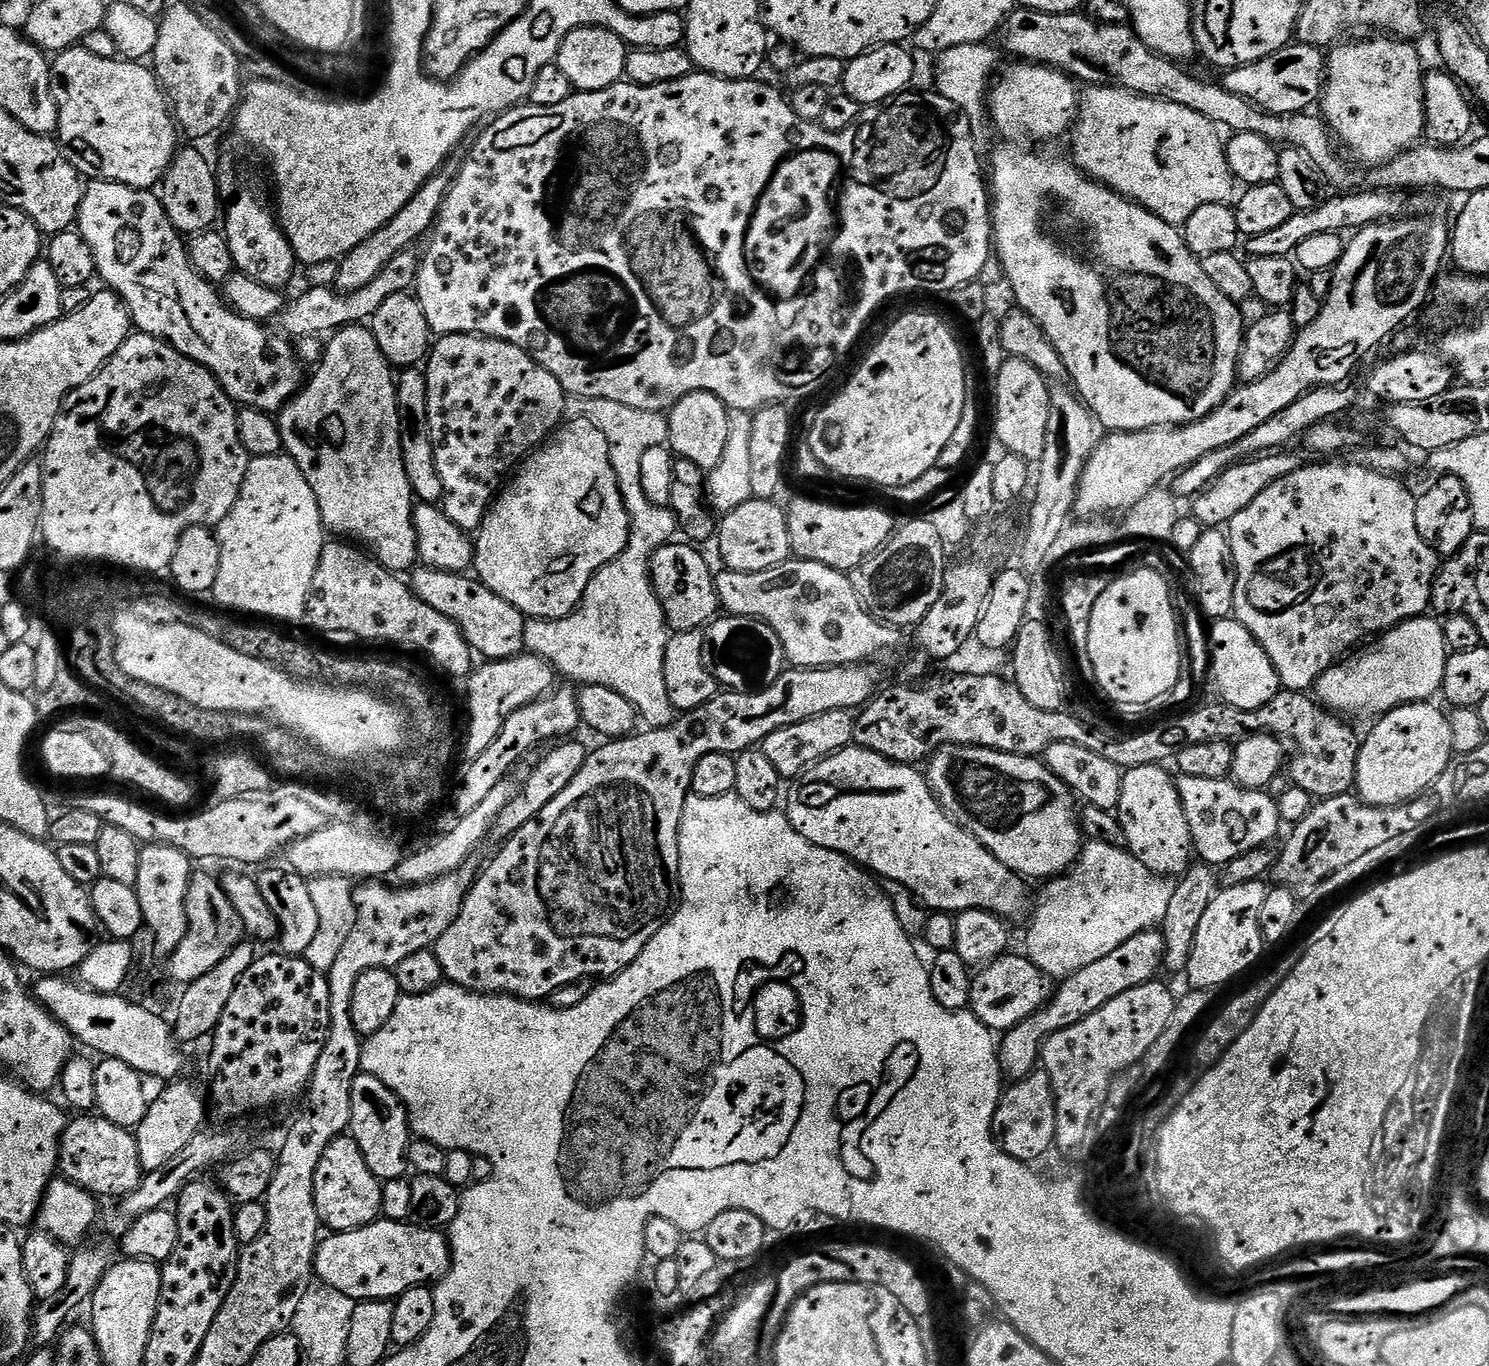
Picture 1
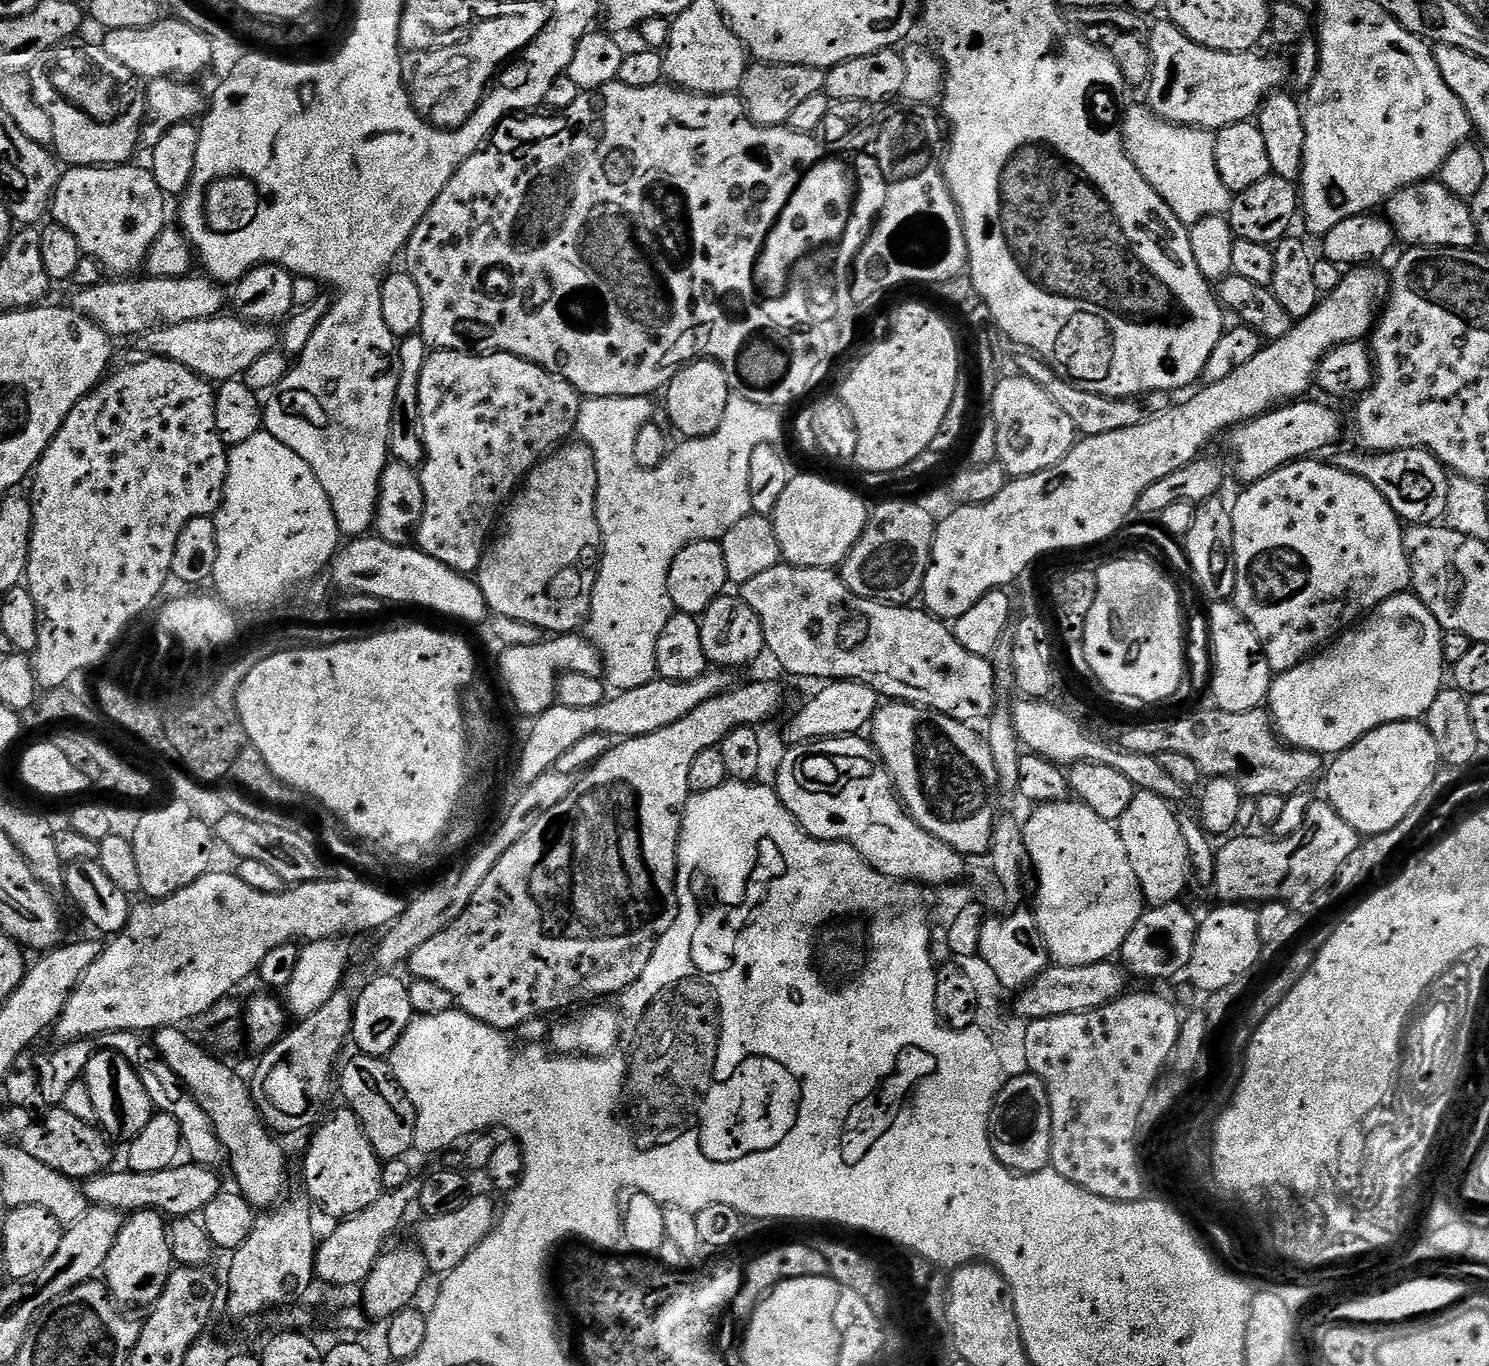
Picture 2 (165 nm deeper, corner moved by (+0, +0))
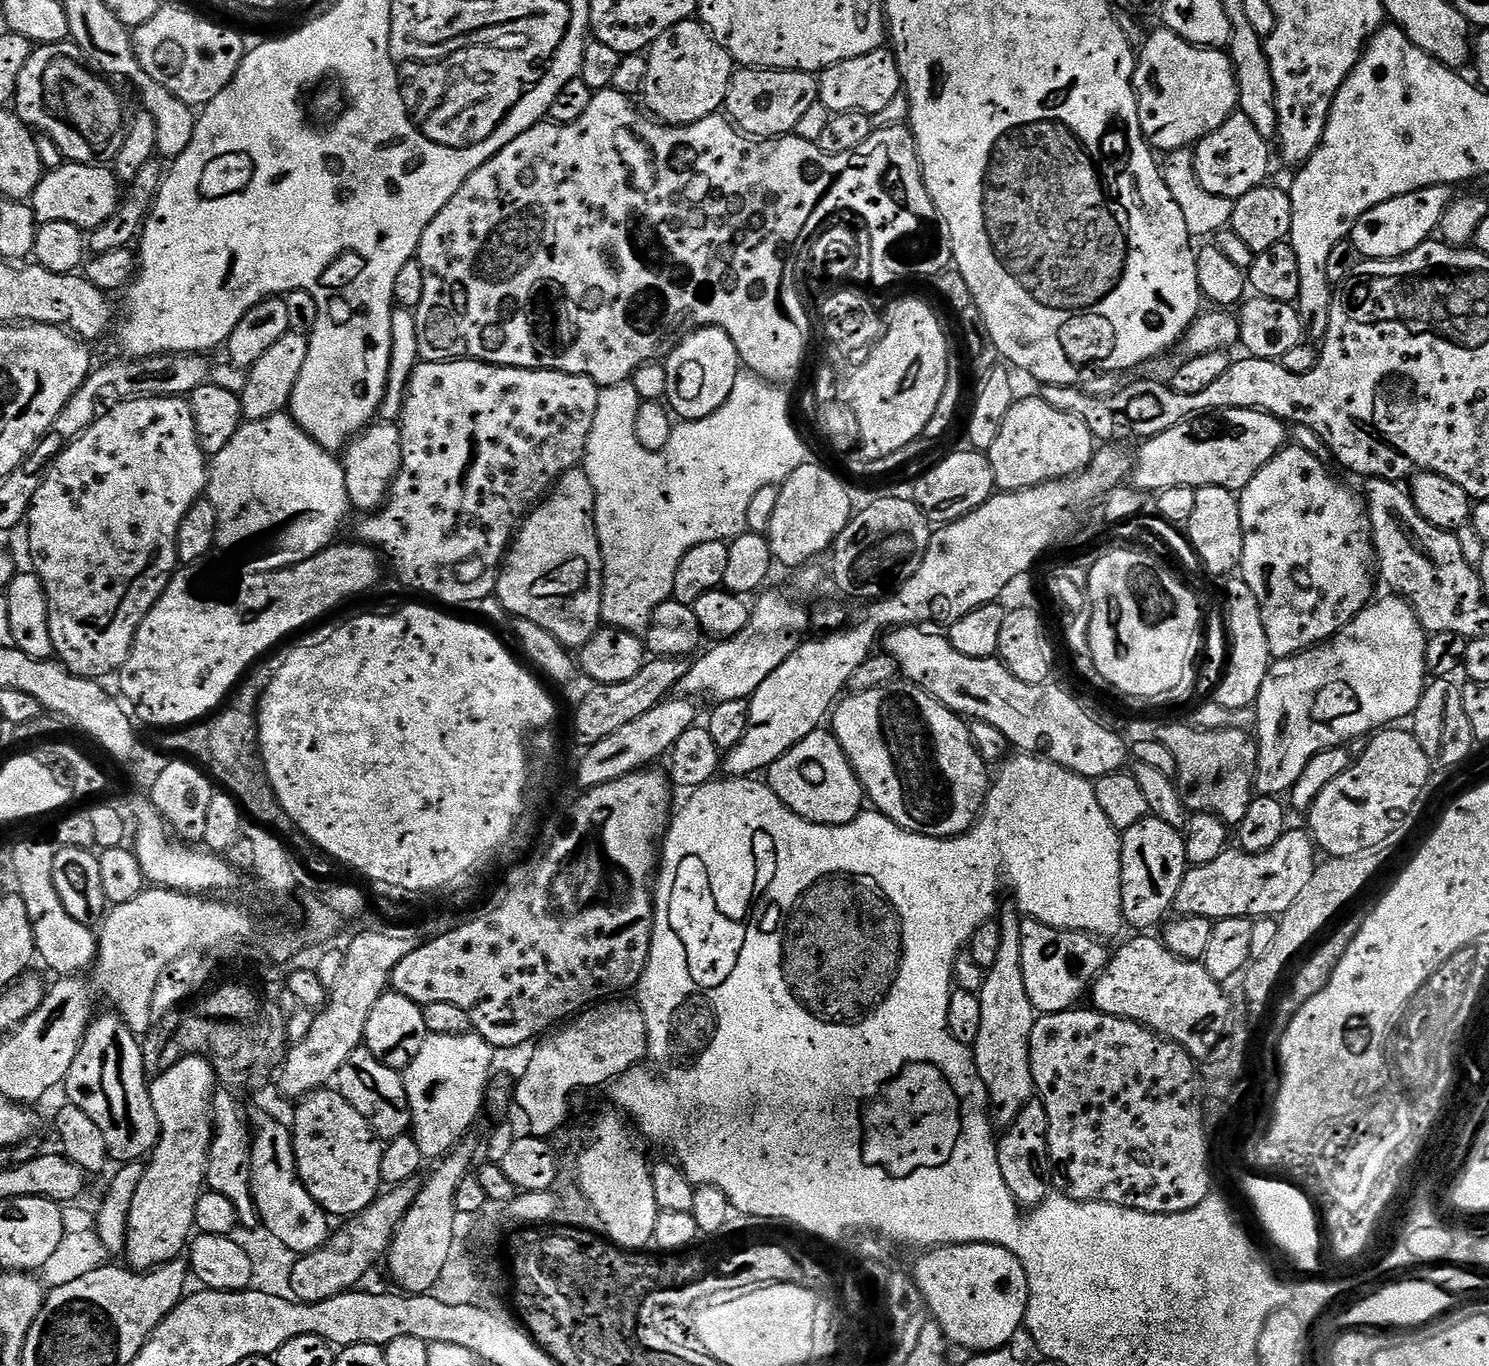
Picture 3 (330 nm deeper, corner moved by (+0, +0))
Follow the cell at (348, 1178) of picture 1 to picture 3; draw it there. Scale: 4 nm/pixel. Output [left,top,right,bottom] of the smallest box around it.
[290,1090,382,1218]

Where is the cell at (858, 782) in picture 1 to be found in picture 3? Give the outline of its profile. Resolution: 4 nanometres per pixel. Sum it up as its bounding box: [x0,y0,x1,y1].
[766,730,866,824]

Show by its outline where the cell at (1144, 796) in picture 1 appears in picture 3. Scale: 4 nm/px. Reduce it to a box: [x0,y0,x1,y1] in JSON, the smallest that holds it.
[1120,814,1189,930]

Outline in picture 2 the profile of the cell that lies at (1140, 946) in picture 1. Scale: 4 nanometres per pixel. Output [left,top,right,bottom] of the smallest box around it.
[1119,902,1198,980]

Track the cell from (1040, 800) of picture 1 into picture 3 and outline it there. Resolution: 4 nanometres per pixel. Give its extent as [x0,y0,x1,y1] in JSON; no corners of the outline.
[830,682,990,838]

